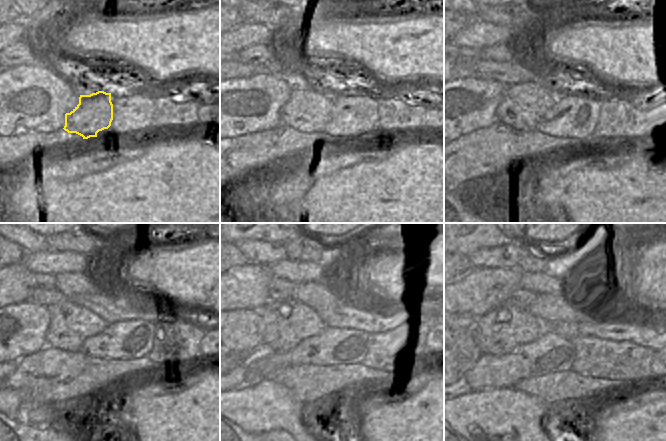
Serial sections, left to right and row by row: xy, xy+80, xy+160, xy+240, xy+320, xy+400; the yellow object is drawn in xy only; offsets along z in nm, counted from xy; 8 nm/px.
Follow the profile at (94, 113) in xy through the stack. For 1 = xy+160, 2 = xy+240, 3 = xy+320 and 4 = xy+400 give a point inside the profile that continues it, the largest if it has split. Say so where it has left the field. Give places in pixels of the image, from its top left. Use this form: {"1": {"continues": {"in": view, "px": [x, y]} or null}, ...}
{"1": {"continues": {"in": "xy+160", "px": [522, 106]}}, "2": {"continues": {"in": "xy+240", "px": [70, 325]}}, "3": {"continues": {"in": "xy+320", "px": [286, 323]}}, "4": {"continues": {"in": "xy+400", "px": [499, 332]}}}

